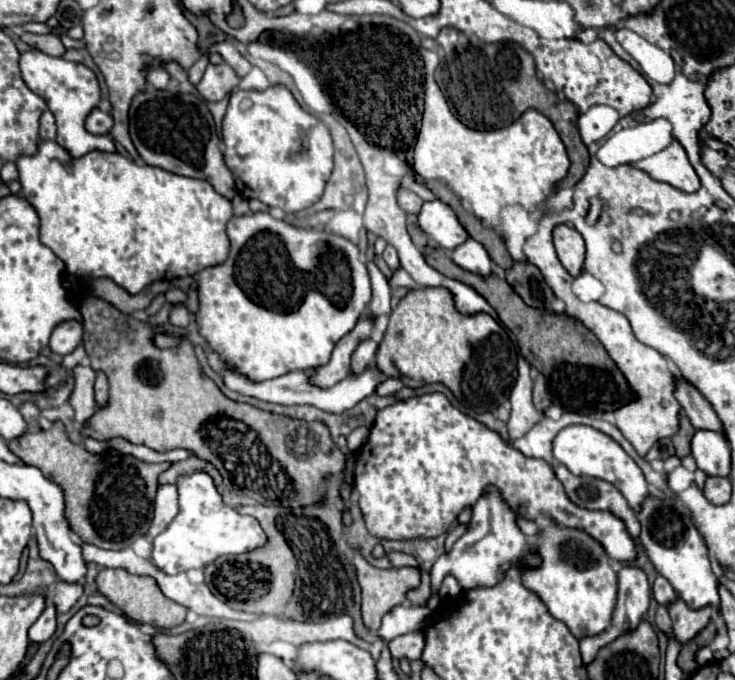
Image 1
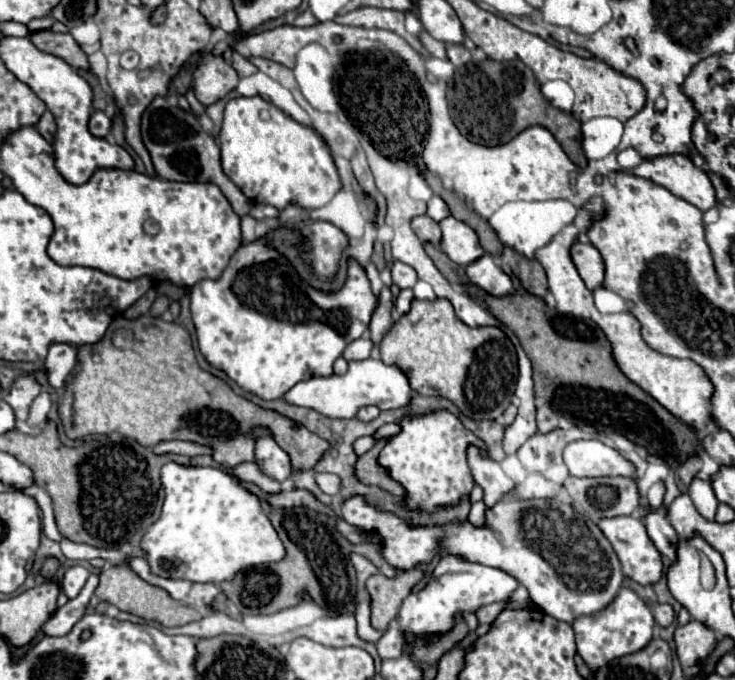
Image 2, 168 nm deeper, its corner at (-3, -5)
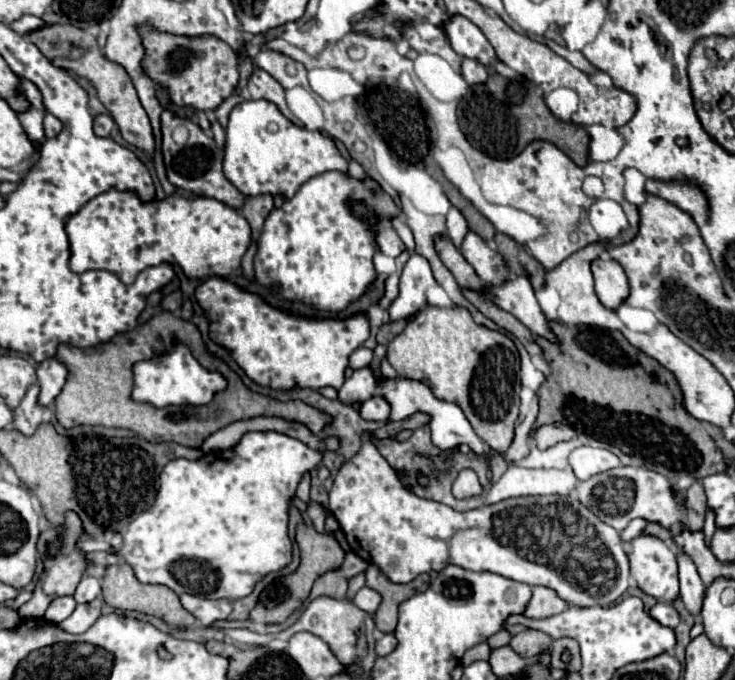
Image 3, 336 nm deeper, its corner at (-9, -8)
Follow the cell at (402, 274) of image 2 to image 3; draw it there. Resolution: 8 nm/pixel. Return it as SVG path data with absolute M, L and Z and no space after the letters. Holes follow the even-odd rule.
M399 217L391 220L399 237L409 250L409 260L401 272L401 282L399 282L399 296L397 300L391 304L389 314L391 314L391 322L409 318L411 314L417 314L421 308L427 306L427 298L425 292L429 286L435 284L431 266L427 262L427 258L421 258L415 252L415 242L413 234L404 221Z

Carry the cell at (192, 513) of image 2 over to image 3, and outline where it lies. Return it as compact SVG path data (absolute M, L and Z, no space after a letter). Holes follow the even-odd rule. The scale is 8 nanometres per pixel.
M247 432L233 448L229 450L217 450L217 452L209 452L209 454L203 454L199 460L187 460L187 458L177 458L177 460L171 460L165 464L161 476L159 476L159 490L157 490L157 496L155 496L155 502L153 506L149 506L149 510L143 510L141 514L137 514L137 518L127 526L127 532L125 532L125 538L123 538L123 544L121 548L117 550L117 554L133 568L135 576L139 582L145 582L145 584L163 584L171 590L175 590L177 594L193 594L193 596L205 596L205 598L211 598L211 600L237 600L237 598L245 598L249 596L255 586L263 580L265 574L269 572L279 572L283 570L287 564L291 564L291 558L293 558L293 544L291 544L291 538L289 538L289 508L291 508L291 498L295 496L295 490L297 490L297 484L299 480L303 478L305 472L313 470L319 466L319 462L323 460L323 456L309 448L307 444L291 438L291 436L285 436L281 432Z

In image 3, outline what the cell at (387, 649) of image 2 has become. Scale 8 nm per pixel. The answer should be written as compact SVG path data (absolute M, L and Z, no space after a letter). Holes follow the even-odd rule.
M385 634L381 640L377 640L377 644L375 644L375 652L377 652L377 656L385 656L385 654L393 652L395 646L397 646L397 638L395 638L395 634Z

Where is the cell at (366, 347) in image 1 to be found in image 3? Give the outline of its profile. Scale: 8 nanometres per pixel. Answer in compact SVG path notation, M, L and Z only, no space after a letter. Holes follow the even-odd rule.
M361 346L361 348L357 348L357 350L349 356L349 368L351 368L351 370L365 368L365 366L369 366L371 358L373 358L373 350Z

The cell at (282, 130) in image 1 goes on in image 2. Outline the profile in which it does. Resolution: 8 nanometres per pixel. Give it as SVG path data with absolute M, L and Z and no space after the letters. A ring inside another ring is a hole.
M263 97L231 99L225 107L219 141L225 175L253 203L265 203L277 209L299 205L311 211L329 203L341 187L325 139L315 129L293 121Z

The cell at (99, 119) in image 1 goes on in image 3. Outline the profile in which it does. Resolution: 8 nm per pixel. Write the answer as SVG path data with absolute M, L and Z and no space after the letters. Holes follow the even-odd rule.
M97 114L95 116L95 134L97 136L109 136L113 126L115 126L115 122L109 114Z

